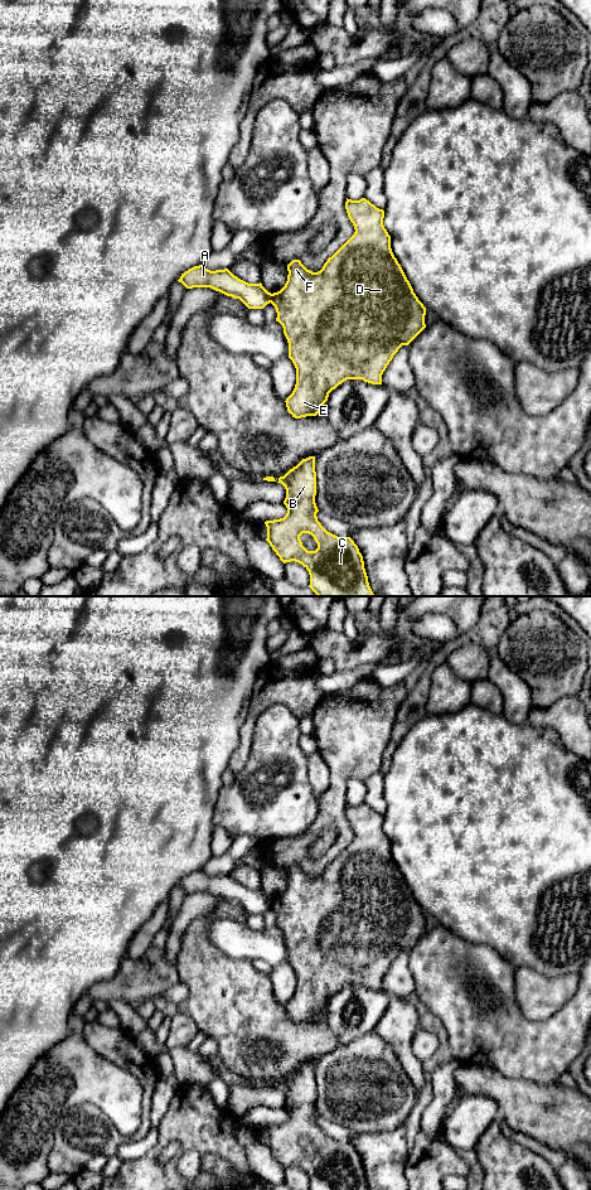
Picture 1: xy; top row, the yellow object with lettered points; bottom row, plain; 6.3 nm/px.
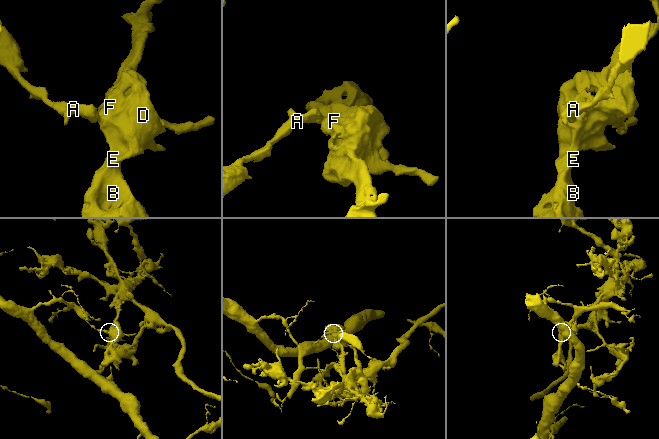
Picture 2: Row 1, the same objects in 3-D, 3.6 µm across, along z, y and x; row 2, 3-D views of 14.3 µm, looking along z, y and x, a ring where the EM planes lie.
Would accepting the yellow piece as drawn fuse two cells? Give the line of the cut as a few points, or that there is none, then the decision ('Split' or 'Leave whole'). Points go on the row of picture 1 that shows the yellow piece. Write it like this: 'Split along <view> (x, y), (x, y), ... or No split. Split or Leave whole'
Split along xy (272, 294), (270, 301). Split

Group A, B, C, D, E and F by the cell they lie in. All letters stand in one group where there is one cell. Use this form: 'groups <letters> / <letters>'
groups A / B C D E F

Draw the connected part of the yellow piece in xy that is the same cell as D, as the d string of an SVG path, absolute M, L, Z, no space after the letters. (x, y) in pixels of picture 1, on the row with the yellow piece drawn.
M347 198L345 209L354 234L324 263L318 272L307 270L300 260L287 265L285 286L272 294L278 321L289 343L289 358L296 368L296 384L286 398L289 413L295 419L316 416L329 393L347 379L363 379L382 384L382 374L402 345L408 345L425 328L426 308L418 300L391 248L391 236L383 226L384 211L365 198Z

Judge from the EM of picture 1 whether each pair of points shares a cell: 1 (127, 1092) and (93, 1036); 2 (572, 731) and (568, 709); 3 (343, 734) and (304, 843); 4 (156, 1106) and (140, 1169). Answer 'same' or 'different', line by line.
1: different
2: same
3: same
4: different

